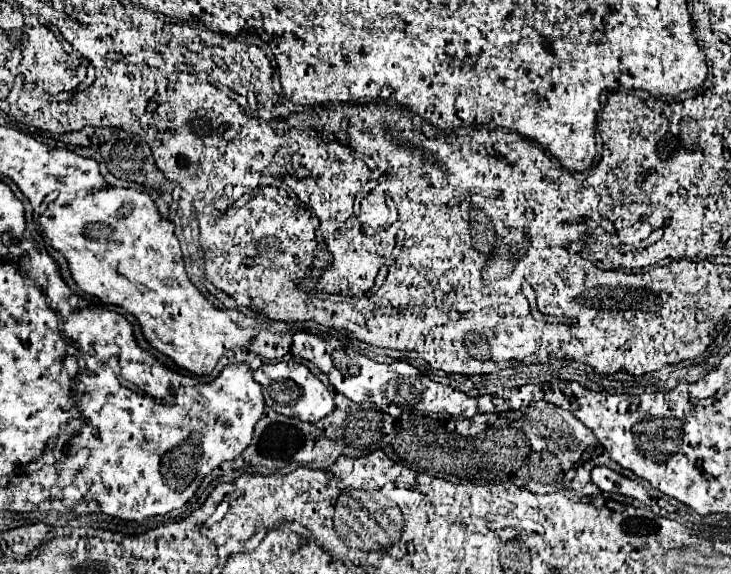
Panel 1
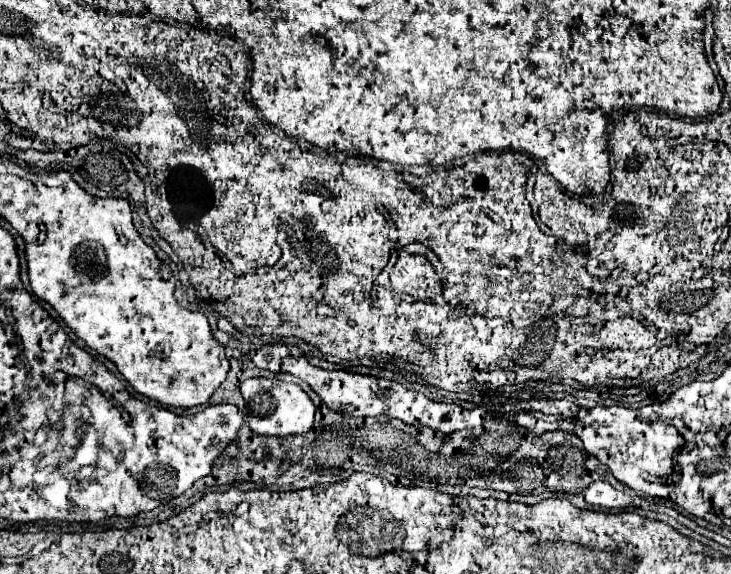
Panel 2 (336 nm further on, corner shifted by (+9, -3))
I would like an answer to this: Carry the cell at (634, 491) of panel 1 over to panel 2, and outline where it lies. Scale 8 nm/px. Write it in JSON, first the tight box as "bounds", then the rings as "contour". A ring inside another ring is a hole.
{"bounds":[584,480,630,508],"contour":[[[604,480],[592,482],[586,488],[584,498],[586,498],[586,502],[598,504],[598,506],[604,506],[604,508],[626,508],[626,506],[630,506],[630,500],[626,498],[626,494],[618,492],[614,486],[610,486]]]}

